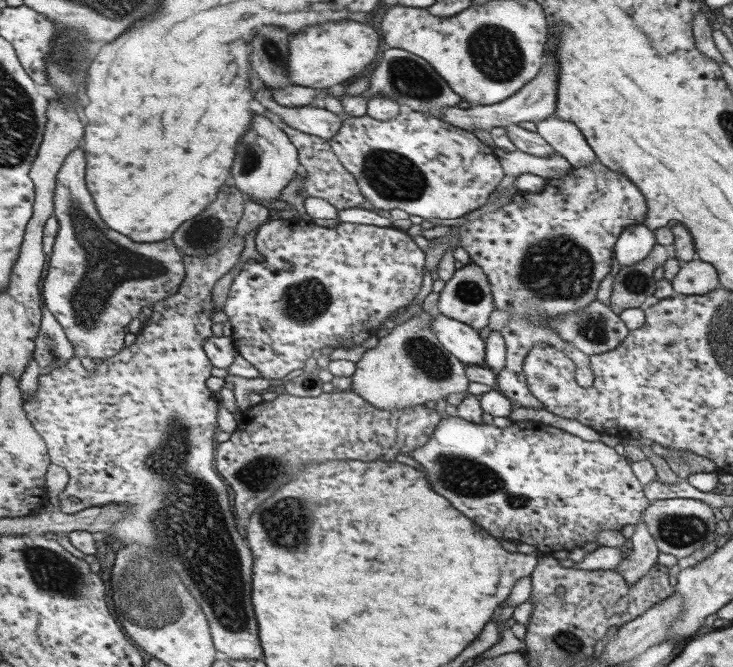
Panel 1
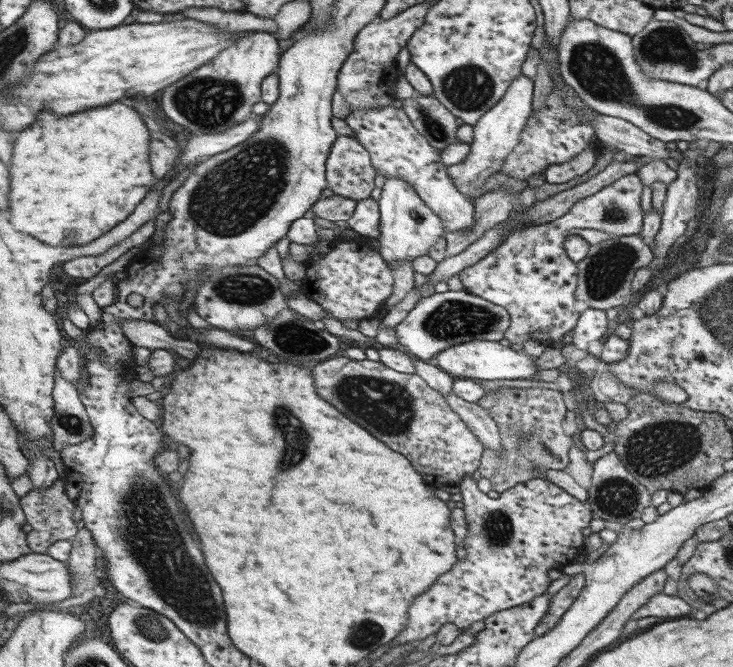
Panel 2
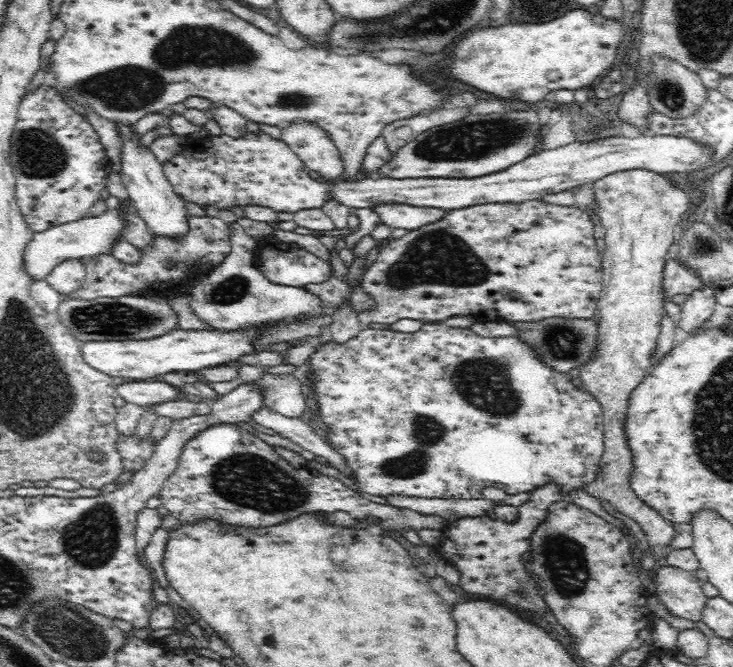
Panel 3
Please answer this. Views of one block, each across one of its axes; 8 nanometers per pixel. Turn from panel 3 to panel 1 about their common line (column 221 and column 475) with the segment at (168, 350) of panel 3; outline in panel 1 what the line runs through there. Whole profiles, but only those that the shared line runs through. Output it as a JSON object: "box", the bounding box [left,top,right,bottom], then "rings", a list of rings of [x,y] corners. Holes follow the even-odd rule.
{"box":[430,313,484,366],"rings":[[[440,313],[433,315],[430,327],[440,346],[447,349],[457,360],[466,366],[484,366],[484,341],[479,337],[478,330]]]}

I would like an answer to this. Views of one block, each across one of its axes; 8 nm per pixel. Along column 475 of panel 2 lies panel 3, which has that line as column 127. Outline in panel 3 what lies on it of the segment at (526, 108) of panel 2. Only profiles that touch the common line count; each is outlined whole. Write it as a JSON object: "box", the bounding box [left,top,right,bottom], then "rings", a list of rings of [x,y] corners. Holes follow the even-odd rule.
{"box":[113,122,188,239],"rings":[[[113,122],[116,130],[121,136],[121,175],[124,179],[128,198],[138,209],[138,214],[148,227],[151,233],[156,235],[166,235],[168,238],[179,239],[188,232],[188,212],[184,201],[180,195],[172,188],[172,183],[168,182],[164,174],[164,165],[154,155],[150,147],[142,145],[141,136],[136,133],[130,123]]]}

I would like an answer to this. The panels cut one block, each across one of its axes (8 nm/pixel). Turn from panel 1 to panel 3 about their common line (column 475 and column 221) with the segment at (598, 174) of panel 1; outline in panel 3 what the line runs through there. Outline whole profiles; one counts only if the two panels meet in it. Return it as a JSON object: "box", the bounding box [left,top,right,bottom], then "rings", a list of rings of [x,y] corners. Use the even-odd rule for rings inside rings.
{"box":[66,215,232,300],"rings":[[[188,215],[188,232],[179,239],[152,233],[151,245],[141,250],[141,259],[134,264],[128,264],[111,253],[93,257],[85,264],[87,274],[84,284],[67,294],[66,298],[96,300],[122,296],[161,296],[171,292],[185,295],[185,290],[195,279],[216,269],[226,260],[232,248],[229,230],[229,224],[219,216]],[[160,284],[166,284],[167,289],[159,290],[157,287]]]}

